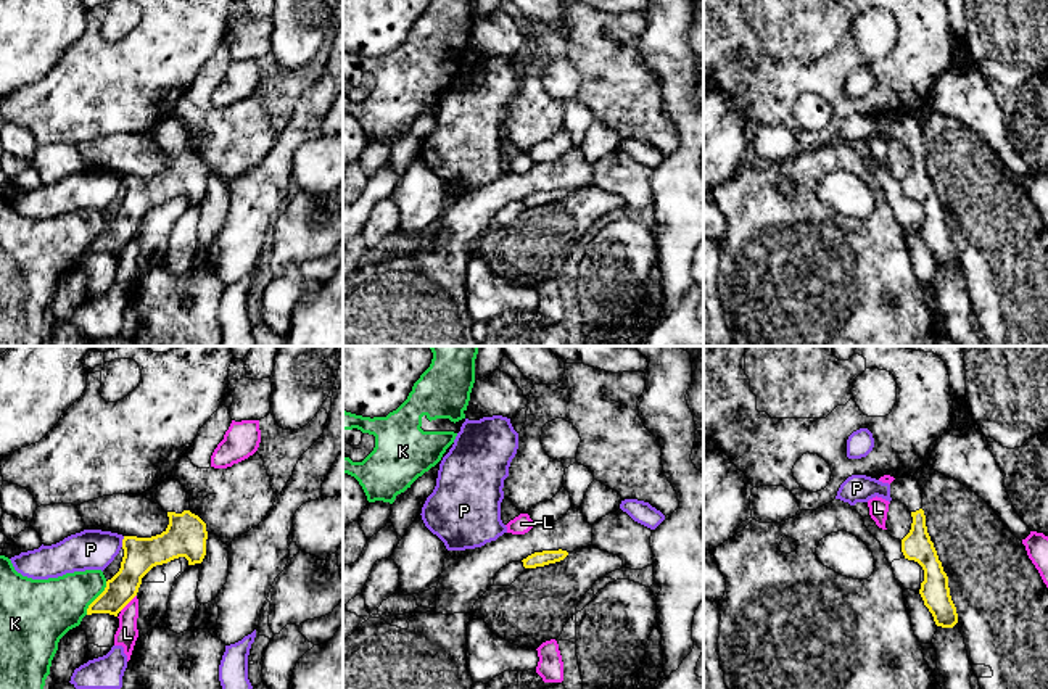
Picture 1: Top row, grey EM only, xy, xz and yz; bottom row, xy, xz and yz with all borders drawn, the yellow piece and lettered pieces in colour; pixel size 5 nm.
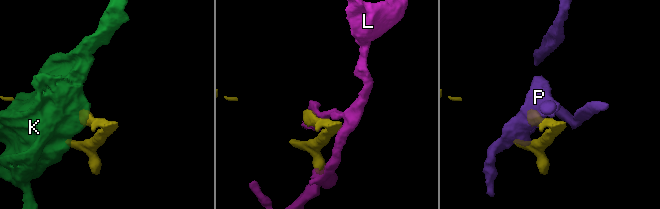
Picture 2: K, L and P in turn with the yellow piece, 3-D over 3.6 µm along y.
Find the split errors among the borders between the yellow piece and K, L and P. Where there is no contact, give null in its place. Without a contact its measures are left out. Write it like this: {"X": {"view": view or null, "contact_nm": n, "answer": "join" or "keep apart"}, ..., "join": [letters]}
{"K": {"view": "xy", "contact_nm": 200, "answer": "keep apart"}, "L": {"view": "xy", "contact_nm": 120, "answer": "keep apart"}, "P": {"view": "xy", "contact_nm": 60, "answer": "keep apart"}, "join": []}

